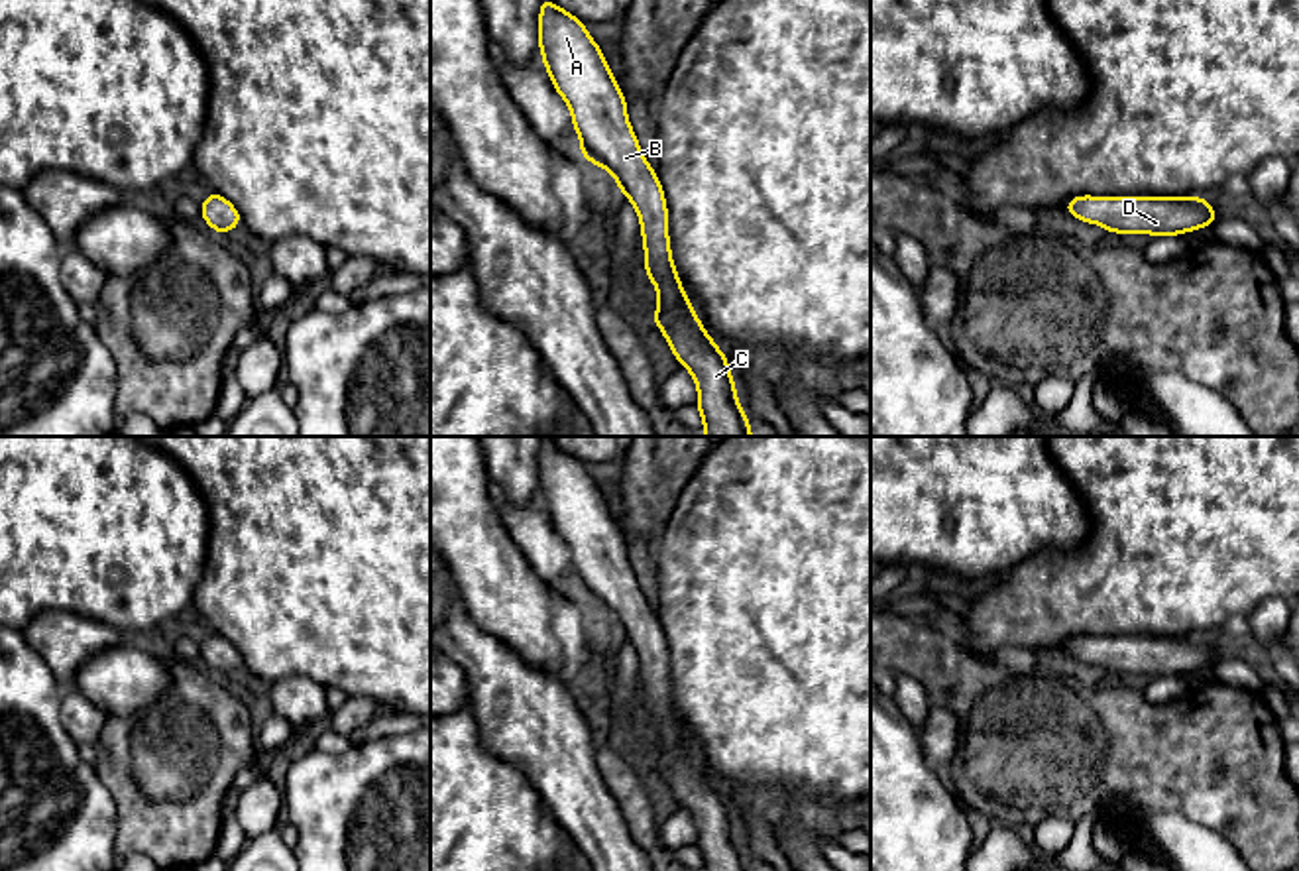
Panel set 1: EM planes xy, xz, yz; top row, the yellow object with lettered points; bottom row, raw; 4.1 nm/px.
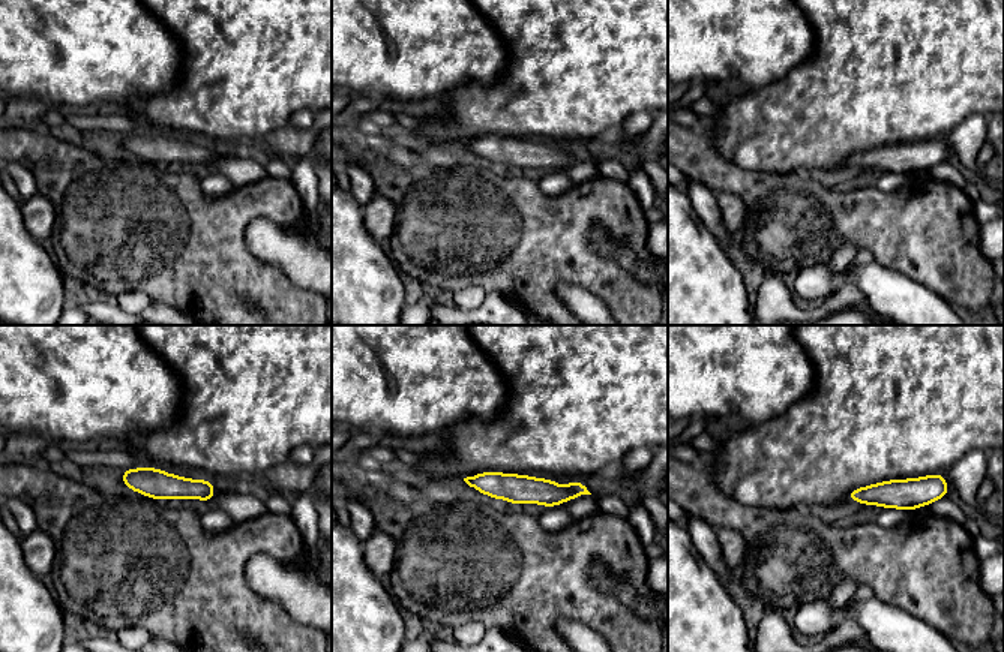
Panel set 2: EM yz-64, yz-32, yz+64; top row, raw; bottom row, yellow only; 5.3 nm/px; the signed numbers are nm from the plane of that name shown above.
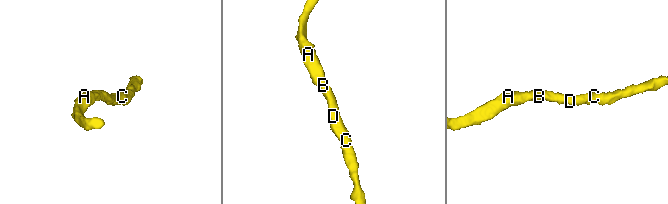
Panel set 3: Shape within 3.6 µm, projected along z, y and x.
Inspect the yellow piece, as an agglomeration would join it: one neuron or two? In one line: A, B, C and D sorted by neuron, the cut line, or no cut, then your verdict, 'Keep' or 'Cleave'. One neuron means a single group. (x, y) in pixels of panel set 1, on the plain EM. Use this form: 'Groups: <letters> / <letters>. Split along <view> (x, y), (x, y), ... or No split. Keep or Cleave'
Groups: A B C D. No split. Keep

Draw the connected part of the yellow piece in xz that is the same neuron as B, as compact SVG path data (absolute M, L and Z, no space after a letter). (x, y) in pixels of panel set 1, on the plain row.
M540 436L538 492L554 531L572 552L580 596L609 611L639 657L645 716L658 731L652 765L698 828L696 849L704 871L753 871L737 842L729 800L700 763L676 714L668 647L656 611L649 606L627 556L627 539L611 515L586 462Z

